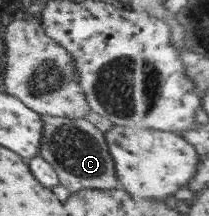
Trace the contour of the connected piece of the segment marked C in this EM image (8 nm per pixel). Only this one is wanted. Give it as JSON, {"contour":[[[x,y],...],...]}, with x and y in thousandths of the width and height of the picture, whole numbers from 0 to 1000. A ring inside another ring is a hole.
{"contour":[[[234,532],[196,542],[206,602],[187,718],[263,778],[292,852],[330,889],[368,889],[397,870],[502,880],[579,866],[555,815],[550,745],[488,606],[407,546],[335,551]]]}

